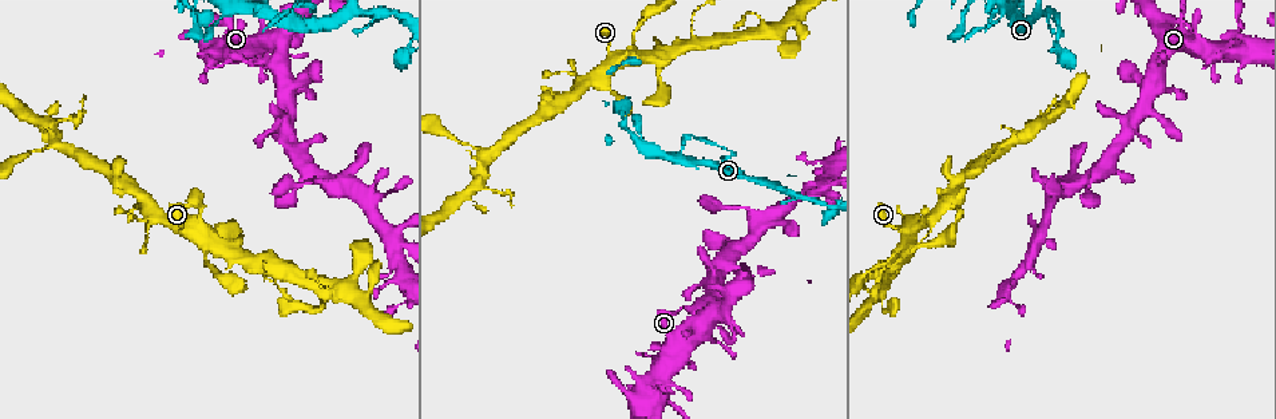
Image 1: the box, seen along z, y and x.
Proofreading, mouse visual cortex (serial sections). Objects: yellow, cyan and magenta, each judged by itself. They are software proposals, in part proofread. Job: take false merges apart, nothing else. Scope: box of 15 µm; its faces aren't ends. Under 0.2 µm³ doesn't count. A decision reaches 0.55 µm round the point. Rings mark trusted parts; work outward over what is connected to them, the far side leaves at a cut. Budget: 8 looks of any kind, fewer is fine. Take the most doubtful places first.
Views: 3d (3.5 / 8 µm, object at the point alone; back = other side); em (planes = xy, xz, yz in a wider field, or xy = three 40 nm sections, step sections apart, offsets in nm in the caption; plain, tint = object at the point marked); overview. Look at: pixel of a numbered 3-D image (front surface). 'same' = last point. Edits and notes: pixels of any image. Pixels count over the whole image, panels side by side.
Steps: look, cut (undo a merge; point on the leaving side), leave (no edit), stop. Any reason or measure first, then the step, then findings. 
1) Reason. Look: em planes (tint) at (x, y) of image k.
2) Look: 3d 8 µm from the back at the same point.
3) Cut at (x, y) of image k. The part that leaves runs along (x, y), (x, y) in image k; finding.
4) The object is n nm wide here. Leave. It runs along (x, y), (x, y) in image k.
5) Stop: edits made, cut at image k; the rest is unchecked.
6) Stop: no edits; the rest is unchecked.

Three arms meet. Look: 3d 3.5 µm at (341, 15) of image 1.

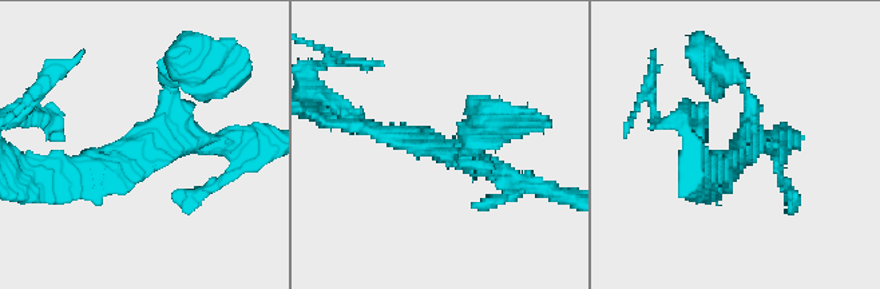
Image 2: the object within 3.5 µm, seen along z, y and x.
Look: em xy step 3 (tint) at (145, 157) of image 2.

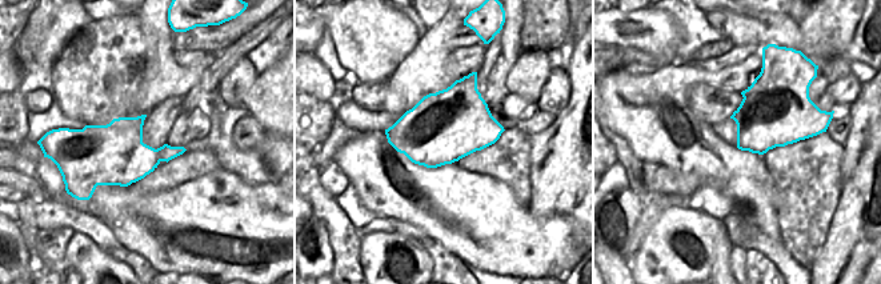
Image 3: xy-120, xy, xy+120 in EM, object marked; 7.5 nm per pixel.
Leave. It runs along (363, 127), (424, 141), (522, 182) in image 2; continuous, no second cell.

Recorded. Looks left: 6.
Arms part here. Look: 3d 8 µm at (485, 159) of image 1.

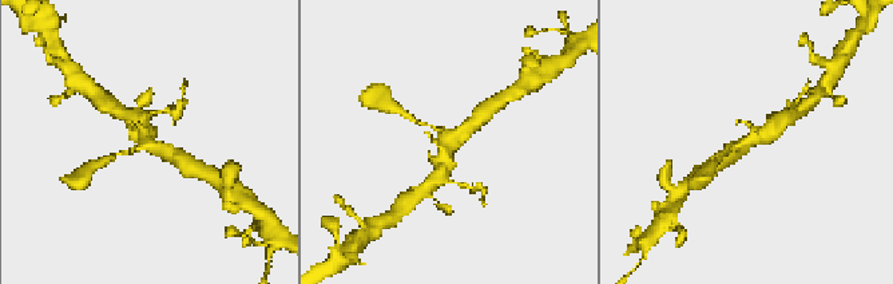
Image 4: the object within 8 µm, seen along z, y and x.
Look: 3d 3.5 µm at (151, 145) of image 4.

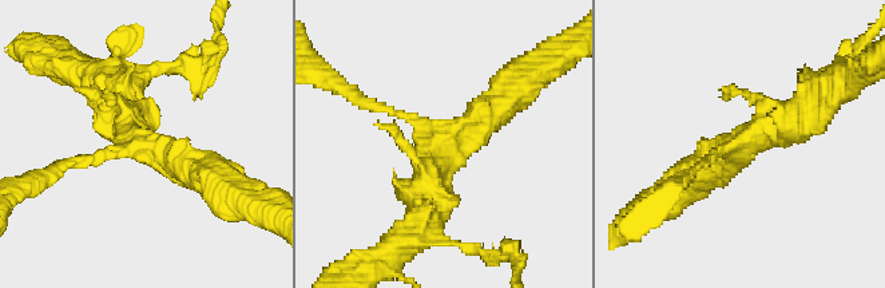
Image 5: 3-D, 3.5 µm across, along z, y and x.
Shape alone is not enough. Look: em xy step 1 (tint) at (147, 148) of image 5.

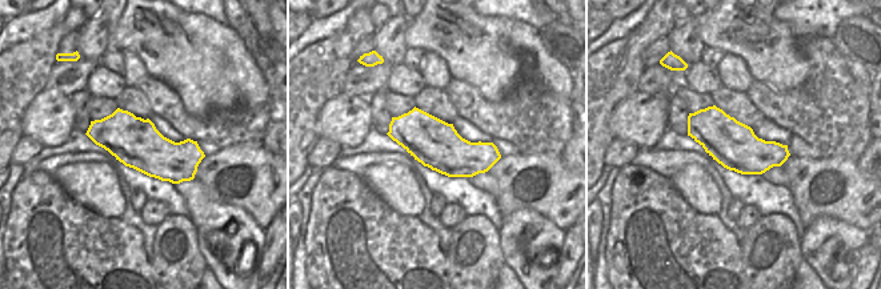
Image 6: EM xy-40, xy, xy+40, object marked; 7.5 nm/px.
Leave. It runs along (510, 94), (431, 156), (423, 213) in image 5; all the same cell.

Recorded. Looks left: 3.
Abrupt turn. Look: 3d 8 µm at (261, 36) of image 1.

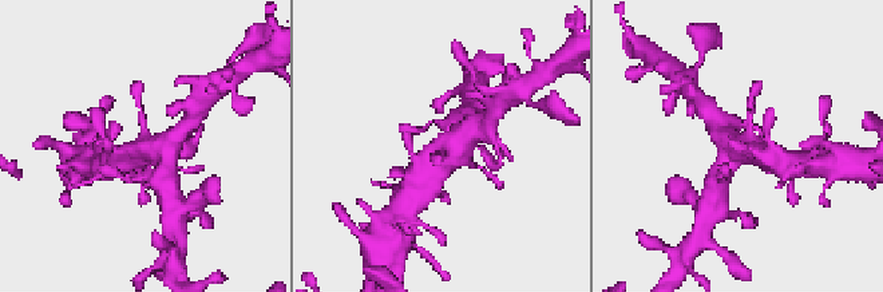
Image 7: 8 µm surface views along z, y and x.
Look: em planes (tint) at (751, 140) of image 7.

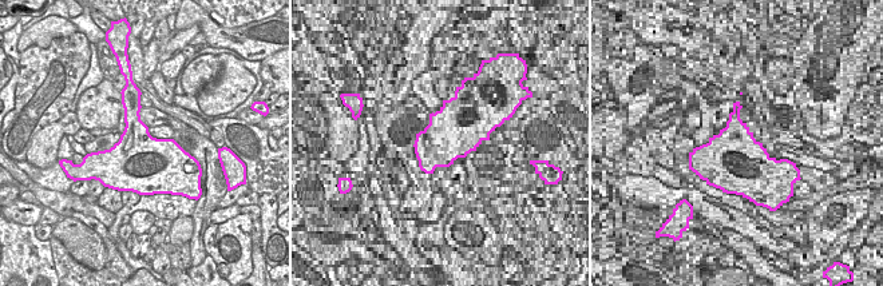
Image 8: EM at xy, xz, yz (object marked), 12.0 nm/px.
The object is 700 nm wide here. Leave. It runs along (757, 150), (736, 149), (716, 185) in image 7; continuous, no second cell.

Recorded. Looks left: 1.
Stop: no edits; the rest is unchecked.

